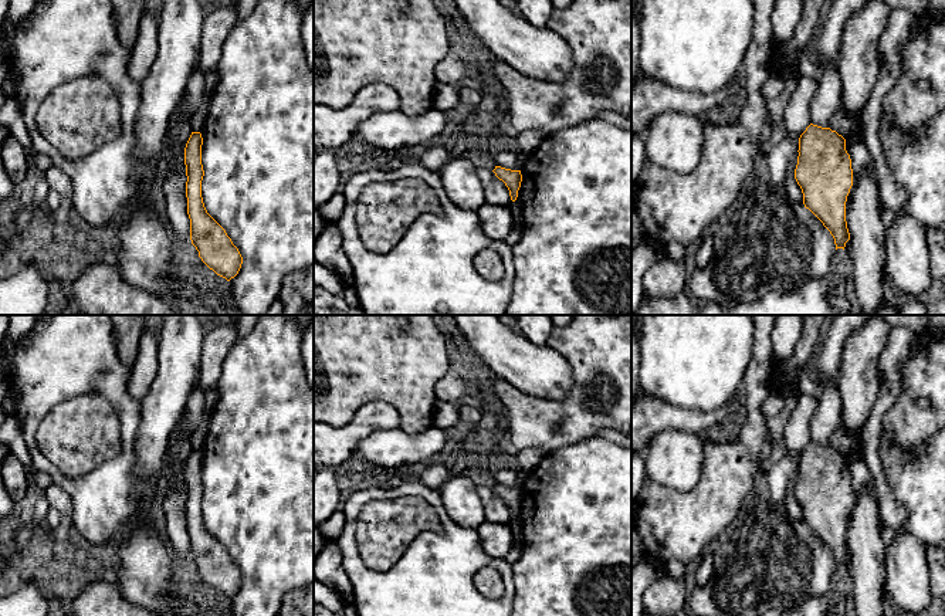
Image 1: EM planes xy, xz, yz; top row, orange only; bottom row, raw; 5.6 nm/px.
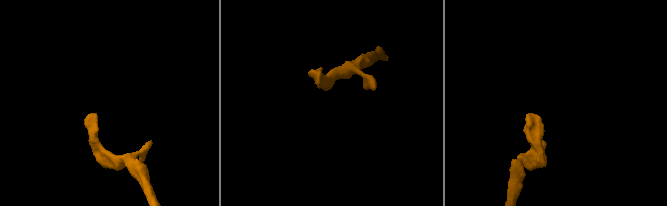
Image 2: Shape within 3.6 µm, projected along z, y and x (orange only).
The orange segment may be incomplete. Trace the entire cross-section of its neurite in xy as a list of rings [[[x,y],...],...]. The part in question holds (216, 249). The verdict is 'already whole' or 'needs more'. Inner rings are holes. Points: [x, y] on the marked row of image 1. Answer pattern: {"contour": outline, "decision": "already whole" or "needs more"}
{"contour": [[[192,132],[184,148],[186,197],[190,219],[190,240],[199,251],[201,261],[217,275],[230,281],[243,264],[238,248],[233,244],[226,230],[207,213],[201,197],[203,138],[200,132]]], "decision": "already whole"}

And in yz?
{"contour": [[[810,123],[799,138],[799,156],[795,179],[803,193],[803,204],[830,231],[836,250],[846,247],[850,233],[846,221],[846,202],[853,186],[851,159],[846,150],[846,139],[830,128]]], "decision": "already whole"}

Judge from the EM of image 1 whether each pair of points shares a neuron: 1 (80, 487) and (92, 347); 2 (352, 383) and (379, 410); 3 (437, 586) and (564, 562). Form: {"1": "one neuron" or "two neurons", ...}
{"1": "one neuron", "2": "two neurons", "3": "two neurons"}

